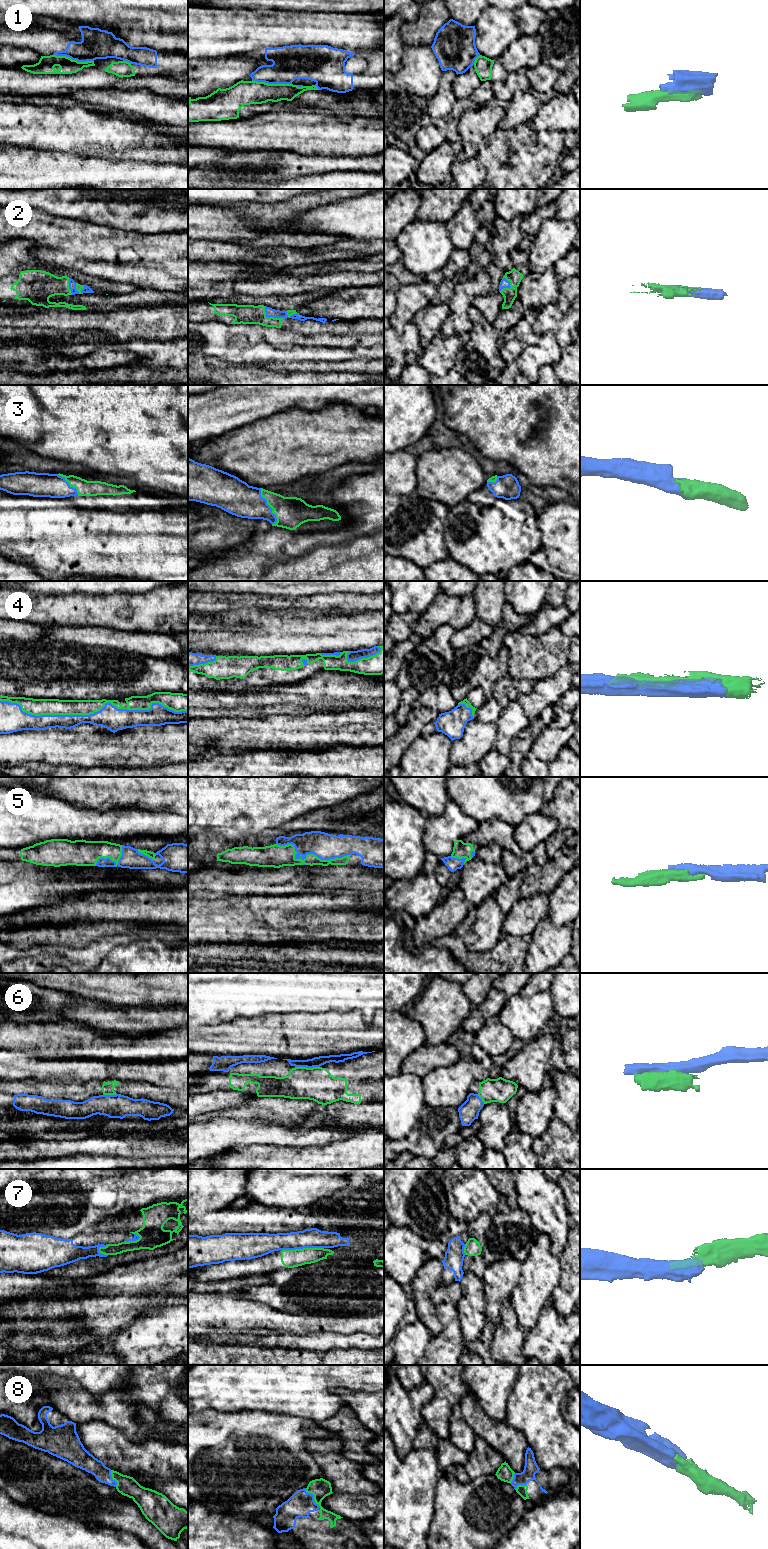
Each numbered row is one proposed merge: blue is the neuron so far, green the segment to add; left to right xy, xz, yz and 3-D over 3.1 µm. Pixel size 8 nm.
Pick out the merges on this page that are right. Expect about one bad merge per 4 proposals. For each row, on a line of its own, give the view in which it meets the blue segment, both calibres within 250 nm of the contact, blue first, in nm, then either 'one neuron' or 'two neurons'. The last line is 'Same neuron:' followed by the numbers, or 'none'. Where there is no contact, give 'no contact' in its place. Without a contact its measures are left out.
1: contact in xy; calibres 240 and 140 nm; two neurons
2: contact in xz; calibres 70 and 160 nm; one neuron
3: contact in xz; calibres 260 and 240 nm; one neuron
4: contact in xy; calibres 180 and 130 nm; one neuron
5: contact in xz; calibres 220 and 180 nm; one neuron
6: contact in xz; calibres 80 and 260 nm; two neurons
7: contact in xz; calibres 160 and 140 nm; two neurons
8: contact in xz; calibres 200 and 160 nm; one neuron
Same neuron: 2, 3, 4, 5, 8

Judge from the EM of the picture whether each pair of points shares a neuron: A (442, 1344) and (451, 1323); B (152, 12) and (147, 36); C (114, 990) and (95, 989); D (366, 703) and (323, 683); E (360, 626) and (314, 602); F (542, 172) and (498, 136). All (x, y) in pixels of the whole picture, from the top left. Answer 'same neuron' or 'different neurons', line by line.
A: same neuron
B: different neurons
C: same neuron
D: same neuron
E: different neurons
F: same neuron

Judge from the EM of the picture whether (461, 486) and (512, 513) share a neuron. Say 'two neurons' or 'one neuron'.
two neurons

